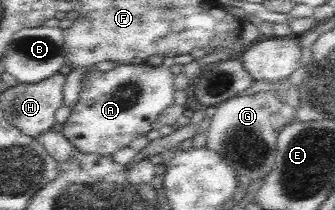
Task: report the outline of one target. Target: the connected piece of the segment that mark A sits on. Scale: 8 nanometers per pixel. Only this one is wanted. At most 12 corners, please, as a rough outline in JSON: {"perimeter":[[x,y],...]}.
{"perimeter":[[163,63],[83,77],[62,133],[112,156],[174,103]]}

